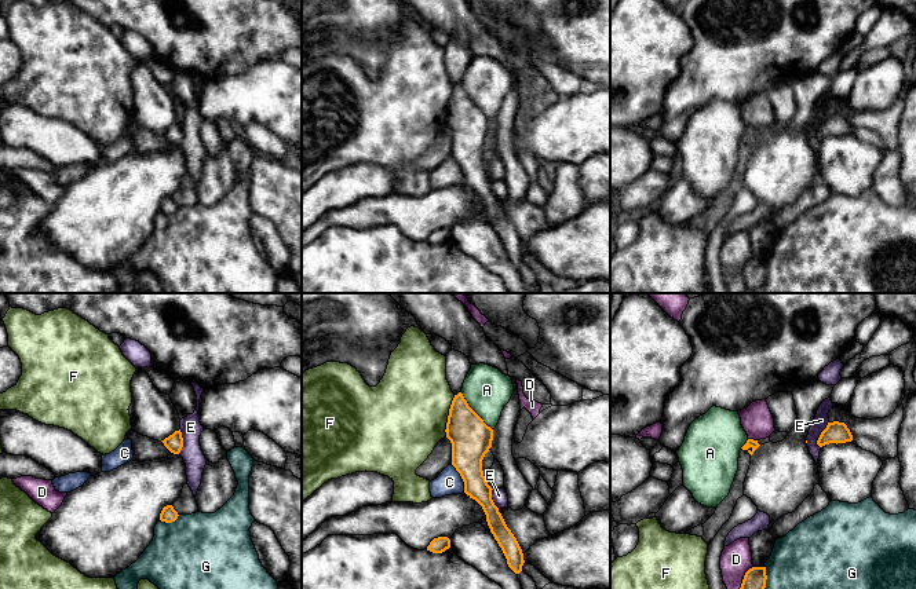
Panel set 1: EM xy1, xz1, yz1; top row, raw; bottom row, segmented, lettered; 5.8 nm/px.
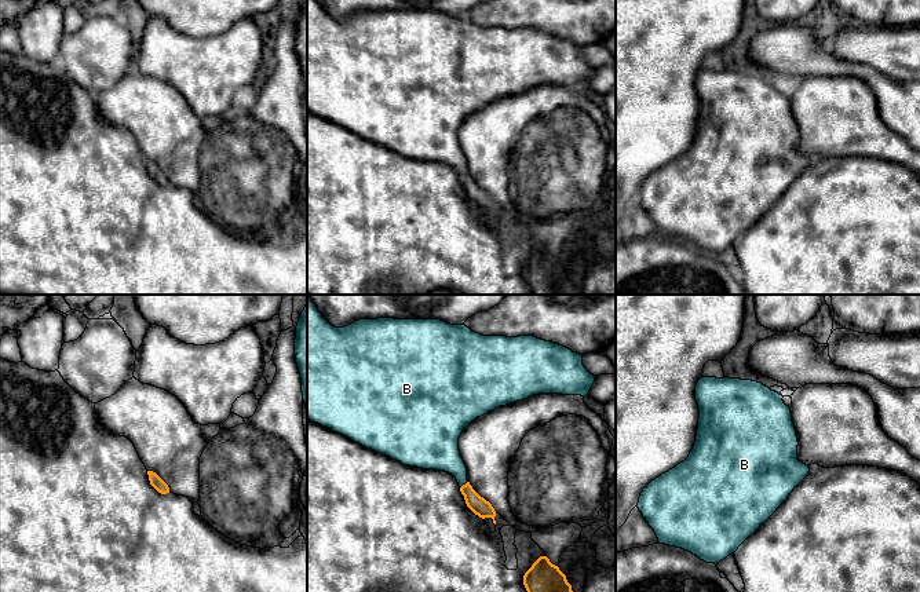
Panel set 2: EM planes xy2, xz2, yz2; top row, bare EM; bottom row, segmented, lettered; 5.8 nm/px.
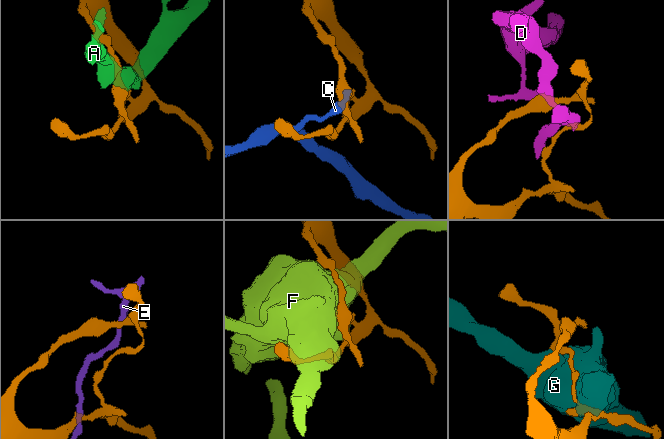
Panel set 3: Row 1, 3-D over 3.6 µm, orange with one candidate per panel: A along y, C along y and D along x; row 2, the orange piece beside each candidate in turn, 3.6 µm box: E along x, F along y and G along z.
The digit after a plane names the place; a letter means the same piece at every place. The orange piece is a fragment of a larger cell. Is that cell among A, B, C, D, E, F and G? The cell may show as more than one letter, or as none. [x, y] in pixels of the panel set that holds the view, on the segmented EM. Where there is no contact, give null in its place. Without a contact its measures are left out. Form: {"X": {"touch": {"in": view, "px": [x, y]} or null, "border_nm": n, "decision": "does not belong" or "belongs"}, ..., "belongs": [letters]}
{"A": {"touch": {"in": "xz1", "px": [474, 412]}, "border_nm": 300, "decision": "does not belong"}, "B": {"touch": {"in": "xz2", "px": [463, 485]}, "border_nm": 60, "decision": "belongs"}, "C": {"touch": {"in": "xz1", "px": [462, 478]}, "border_nm": 190, "decision": "does not belong"}, "D": {"touch": {"in": "yz1", "px": [744, 577]}, "border_nm": 160, "decision": "does not belong"}, "E": {"touch": {"in": "yz1", "px": [820, 435]}, "border_nm": 170, "decision": "does not belong"}, "F": {"touch": {"in": "xz1", "px": [448, 416]}, "border_nm": 260, "decision": "does not belong"}, "G": {"touch": {"in": "yz1", "px": [766, 577]}, "border_nm": 140, "decision": "does not belong"}, "belongs": ["B"]}

